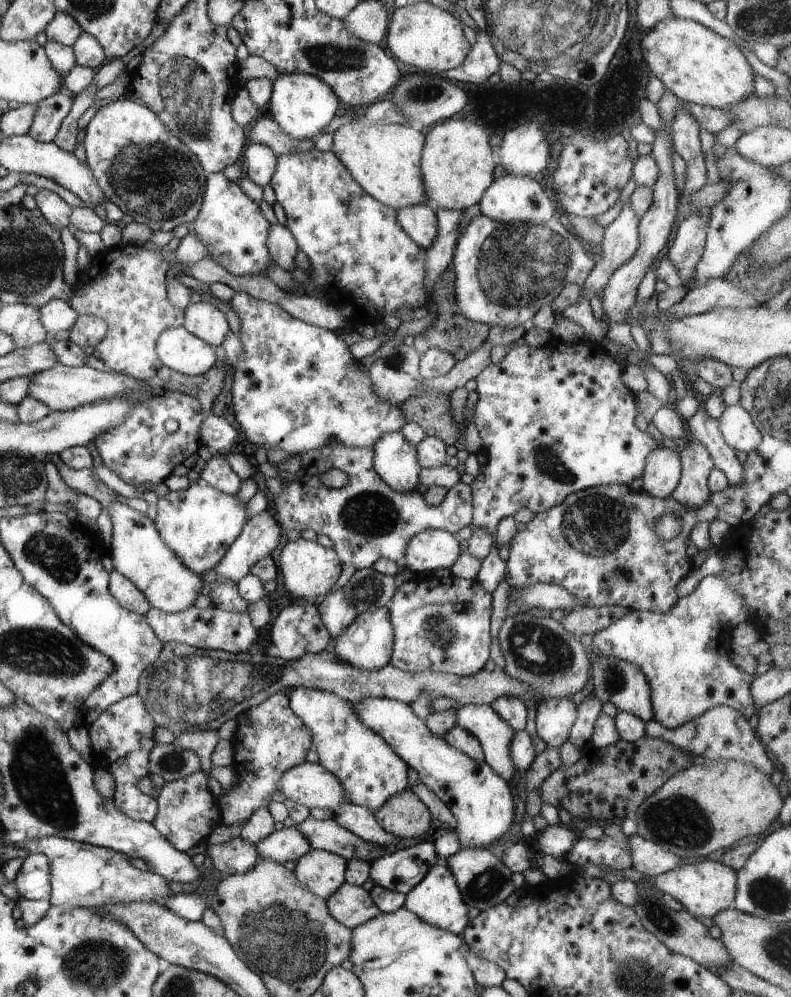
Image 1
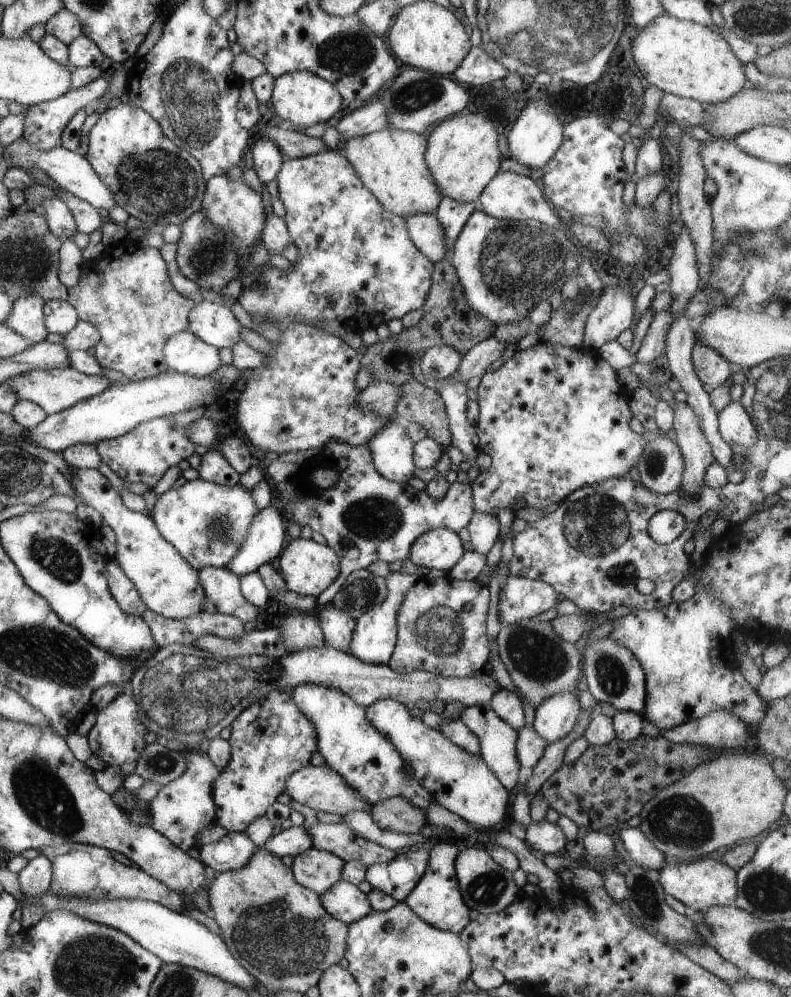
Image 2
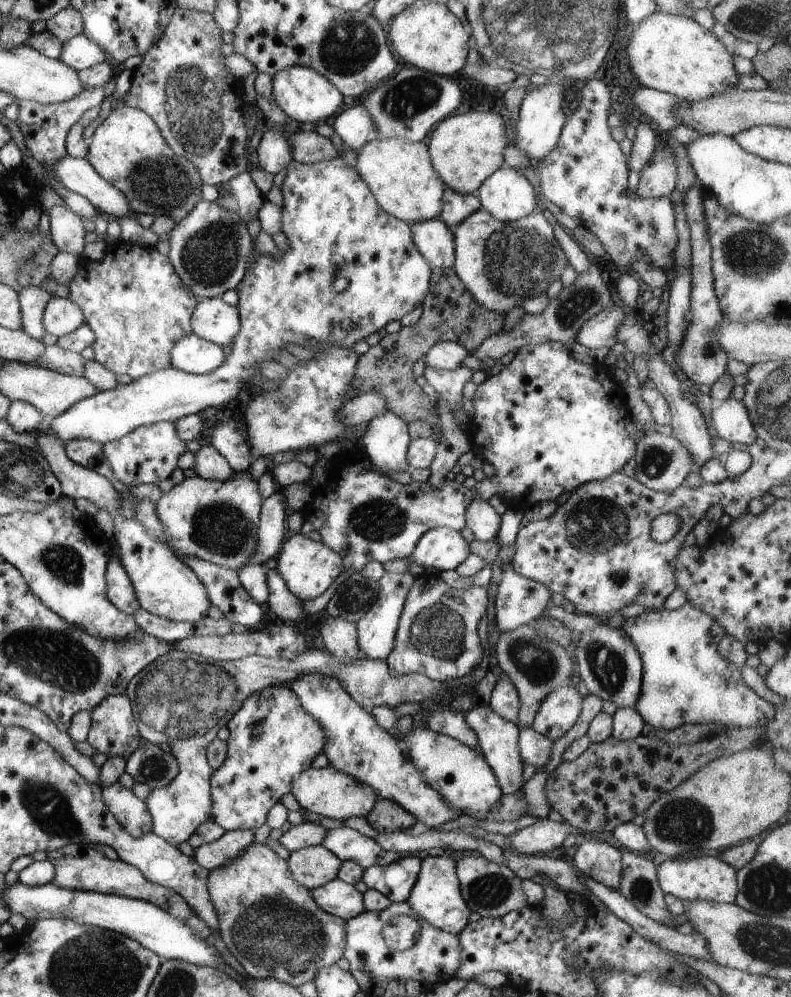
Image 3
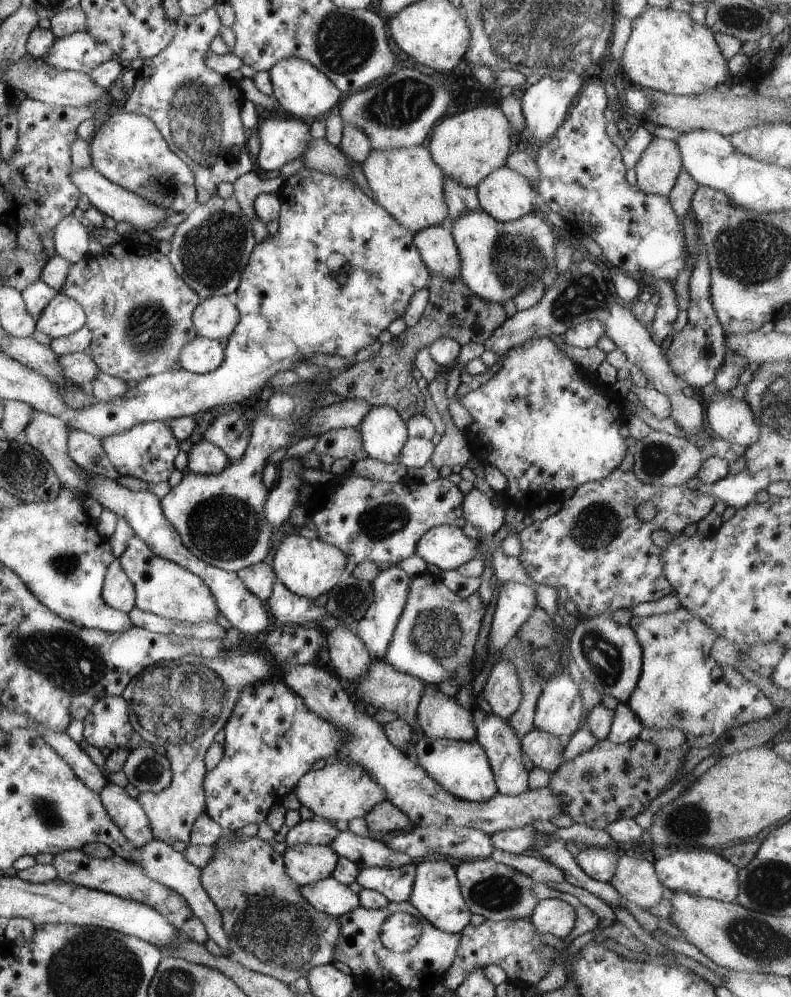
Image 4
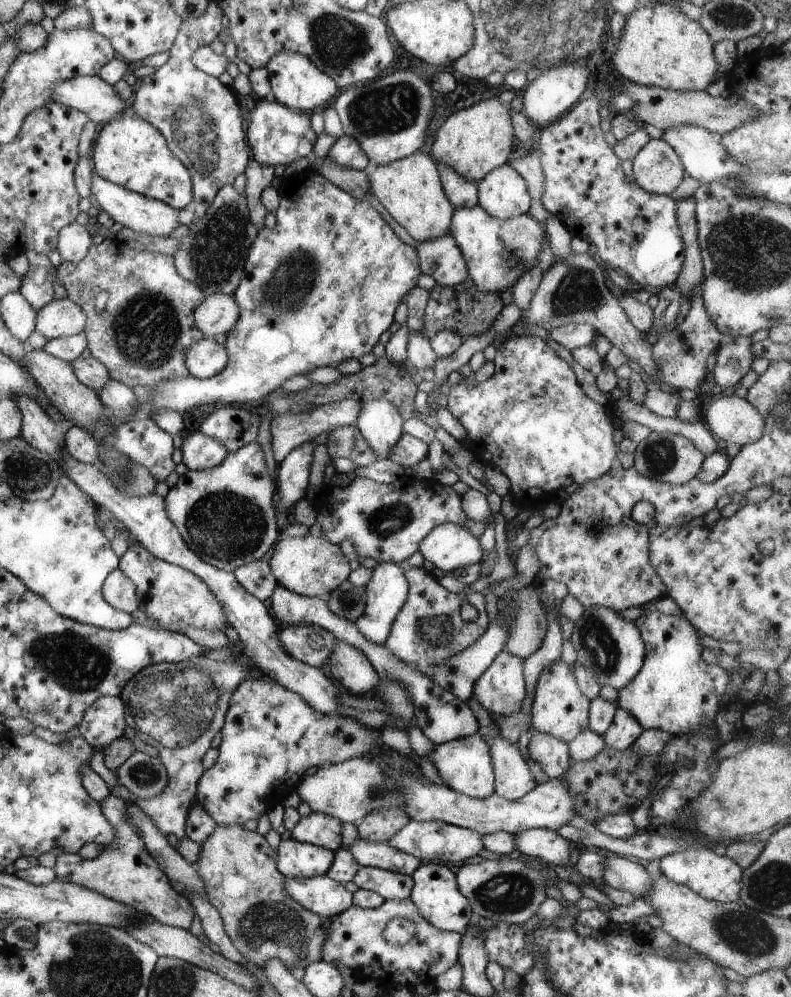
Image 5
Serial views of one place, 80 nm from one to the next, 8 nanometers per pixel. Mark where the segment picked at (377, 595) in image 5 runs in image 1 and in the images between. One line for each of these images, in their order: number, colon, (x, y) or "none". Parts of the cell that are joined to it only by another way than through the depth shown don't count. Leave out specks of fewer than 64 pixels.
1: (367, 643)
2: (375, 633)
3: (376, 629)
4: (391, 586)

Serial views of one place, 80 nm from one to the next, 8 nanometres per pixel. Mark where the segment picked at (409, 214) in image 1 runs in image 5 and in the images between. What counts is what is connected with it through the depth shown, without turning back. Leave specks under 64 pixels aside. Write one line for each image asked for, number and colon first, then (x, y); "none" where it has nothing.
2: (425, 230)
3: (434, 239)
4: (436, 245)
5: (441, 258)

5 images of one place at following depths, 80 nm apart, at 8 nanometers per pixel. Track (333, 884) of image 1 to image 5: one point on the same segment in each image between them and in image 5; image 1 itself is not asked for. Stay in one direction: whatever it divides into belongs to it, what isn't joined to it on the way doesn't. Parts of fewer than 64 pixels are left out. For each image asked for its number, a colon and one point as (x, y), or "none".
2: (318, 870)
3: (312, 867)
4: (306, 864)
5: (295, 859)

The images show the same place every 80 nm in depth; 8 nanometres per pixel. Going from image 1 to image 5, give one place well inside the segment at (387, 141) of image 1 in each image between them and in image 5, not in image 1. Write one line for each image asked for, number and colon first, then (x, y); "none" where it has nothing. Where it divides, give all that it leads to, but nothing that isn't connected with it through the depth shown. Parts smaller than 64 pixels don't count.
2: (391, 163)
3: (405, 184)
4: (408, 184)
5: (410, 189)

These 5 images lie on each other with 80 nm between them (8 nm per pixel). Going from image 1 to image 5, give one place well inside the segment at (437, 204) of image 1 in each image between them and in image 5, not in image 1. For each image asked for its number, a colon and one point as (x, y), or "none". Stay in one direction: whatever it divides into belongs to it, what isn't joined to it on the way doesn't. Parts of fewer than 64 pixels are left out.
2: (463, 155)
3: (465, 149)
4: (468, 146)
5: (476, 140)

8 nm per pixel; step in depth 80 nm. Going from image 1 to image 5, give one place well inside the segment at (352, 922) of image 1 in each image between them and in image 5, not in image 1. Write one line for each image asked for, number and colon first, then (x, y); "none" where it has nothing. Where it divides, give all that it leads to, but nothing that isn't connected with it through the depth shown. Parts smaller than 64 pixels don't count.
2: (344, 900)
3: (338, 898)
4: (329, 896)
5: (320, 894)

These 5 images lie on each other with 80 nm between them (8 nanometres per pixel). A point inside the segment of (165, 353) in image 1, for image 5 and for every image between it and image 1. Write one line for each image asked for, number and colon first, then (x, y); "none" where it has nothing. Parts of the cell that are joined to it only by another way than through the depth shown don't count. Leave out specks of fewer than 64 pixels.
2: (184, 352)
3: (192, 354)
4: (203, 355)
5: (205, 359)

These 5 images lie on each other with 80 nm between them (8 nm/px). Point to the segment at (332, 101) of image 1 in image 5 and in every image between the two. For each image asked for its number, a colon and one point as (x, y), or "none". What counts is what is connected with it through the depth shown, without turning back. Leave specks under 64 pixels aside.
2: (303, 98)
3: (303, 94)
4: (302, 91)
5: (296, 81)

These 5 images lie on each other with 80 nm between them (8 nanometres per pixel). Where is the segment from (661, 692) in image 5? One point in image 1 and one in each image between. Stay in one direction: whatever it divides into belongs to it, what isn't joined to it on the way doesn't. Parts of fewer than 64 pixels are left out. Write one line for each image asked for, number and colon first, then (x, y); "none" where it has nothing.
1: (685, 653)
2: (690, 669)
3: (685, 681)
4: (681, 687)

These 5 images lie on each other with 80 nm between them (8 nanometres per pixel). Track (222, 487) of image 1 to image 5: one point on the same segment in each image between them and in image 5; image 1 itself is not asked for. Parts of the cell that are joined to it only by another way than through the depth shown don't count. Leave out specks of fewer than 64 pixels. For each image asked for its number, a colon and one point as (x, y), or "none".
2: (215, 468)
3: (209, 463)
4: (204, 457)
5: (200, 451)

